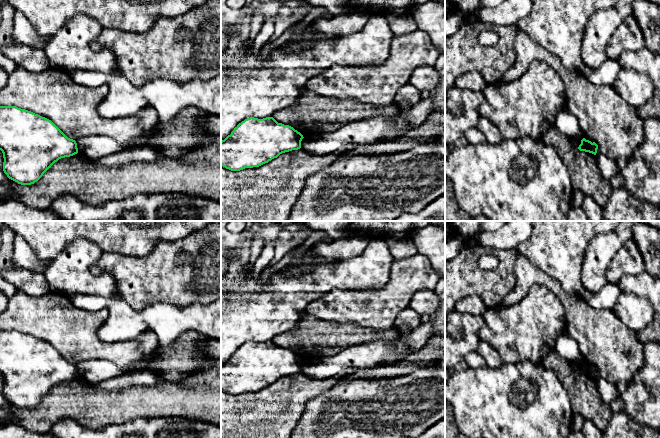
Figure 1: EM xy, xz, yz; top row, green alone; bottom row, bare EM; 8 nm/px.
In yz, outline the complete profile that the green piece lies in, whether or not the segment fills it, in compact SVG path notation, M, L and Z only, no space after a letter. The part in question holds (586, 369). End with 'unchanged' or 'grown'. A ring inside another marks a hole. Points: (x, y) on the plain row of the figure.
M583 362L581 364L581 368L579 369L578 373L580 375L589 376L589 377L592 377L592 378L596 379L598 369L595 366L592 367L591 365L586 364L585 362Z; unchanged

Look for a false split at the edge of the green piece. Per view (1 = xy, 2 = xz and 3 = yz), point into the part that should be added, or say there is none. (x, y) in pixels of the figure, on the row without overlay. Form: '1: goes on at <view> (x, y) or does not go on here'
1: does not go on here
2: does not go on here
3: does not go on here

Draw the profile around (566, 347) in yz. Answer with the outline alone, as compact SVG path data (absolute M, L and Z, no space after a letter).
M565 331L556 339L554 350L561 358L569 362L583 363L578 343Z

